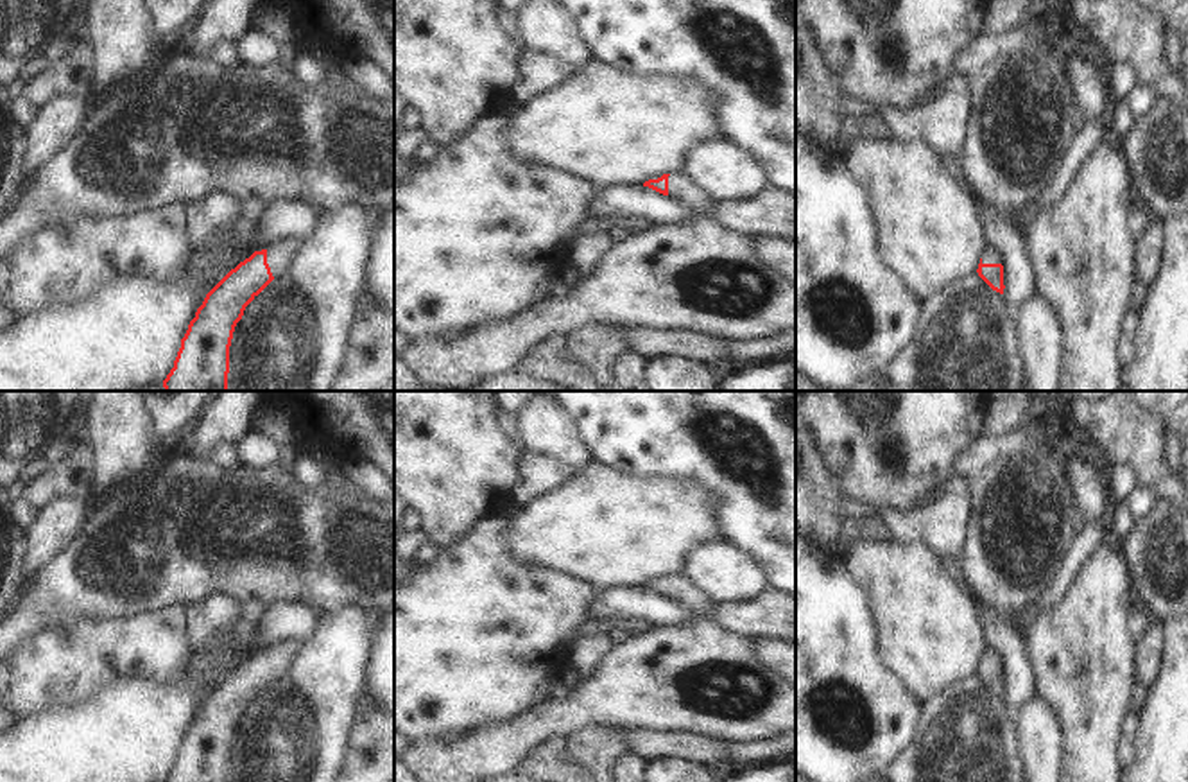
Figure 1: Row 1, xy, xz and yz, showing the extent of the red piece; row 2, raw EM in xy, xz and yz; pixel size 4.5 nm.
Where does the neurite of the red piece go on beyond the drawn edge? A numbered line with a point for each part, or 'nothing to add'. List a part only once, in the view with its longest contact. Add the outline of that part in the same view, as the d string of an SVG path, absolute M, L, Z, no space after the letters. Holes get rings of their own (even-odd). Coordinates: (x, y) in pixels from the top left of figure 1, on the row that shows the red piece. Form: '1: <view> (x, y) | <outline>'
1: xy (280, 253) | M285 237L281 240L276 240L274 244L269 244L267 264L274 280L285 273L287 265L292 262L301 246L301 237Z

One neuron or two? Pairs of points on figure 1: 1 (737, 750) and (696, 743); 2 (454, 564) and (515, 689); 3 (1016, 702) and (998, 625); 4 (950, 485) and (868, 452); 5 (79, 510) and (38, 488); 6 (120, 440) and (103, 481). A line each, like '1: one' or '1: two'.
1: two
2: one
3: one
4: two
5: two
6: one

